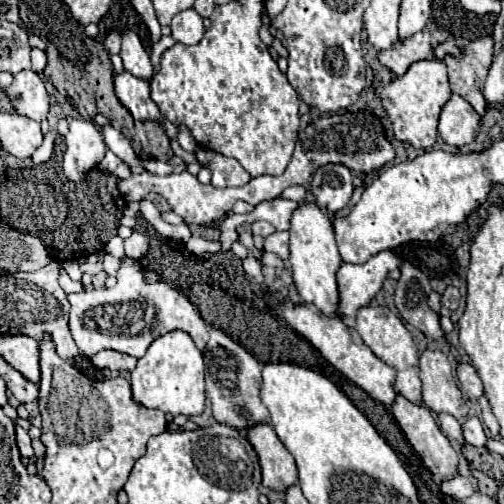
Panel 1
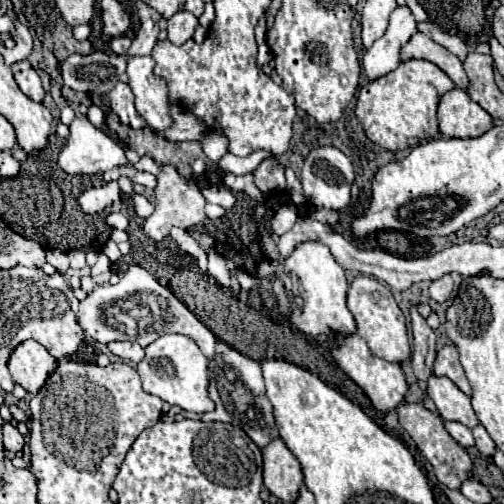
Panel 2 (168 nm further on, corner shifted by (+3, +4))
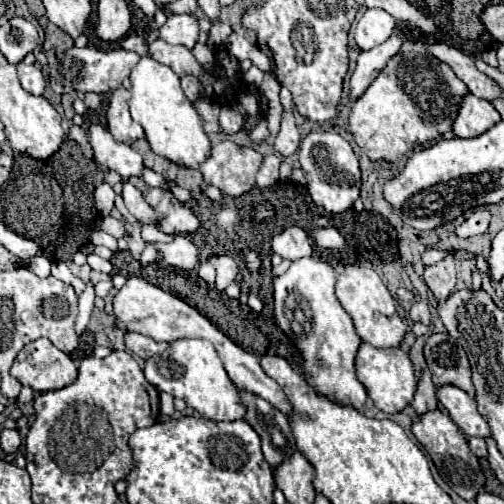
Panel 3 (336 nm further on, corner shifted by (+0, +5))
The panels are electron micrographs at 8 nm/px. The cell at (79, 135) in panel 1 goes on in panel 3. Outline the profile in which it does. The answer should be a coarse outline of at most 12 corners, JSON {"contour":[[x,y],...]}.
{"contour":[[95,124],[87,130],[95,162],[123,180],[141,176],[143,156],[109,138]]}

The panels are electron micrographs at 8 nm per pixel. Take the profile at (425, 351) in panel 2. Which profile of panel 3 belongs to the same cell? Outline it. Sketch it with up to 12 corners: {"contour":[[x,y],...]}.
{"contour":[[427,370],[411,406],[419,416],[437,408],[437,388]]}

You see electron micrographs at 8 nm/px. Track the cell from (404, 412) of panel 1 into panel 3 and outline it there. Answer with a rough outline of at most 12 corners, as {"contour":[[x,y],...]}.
{"contour":[[441,410],[413,422],[441,478],[463,500],[485,474],[459,426]]}

